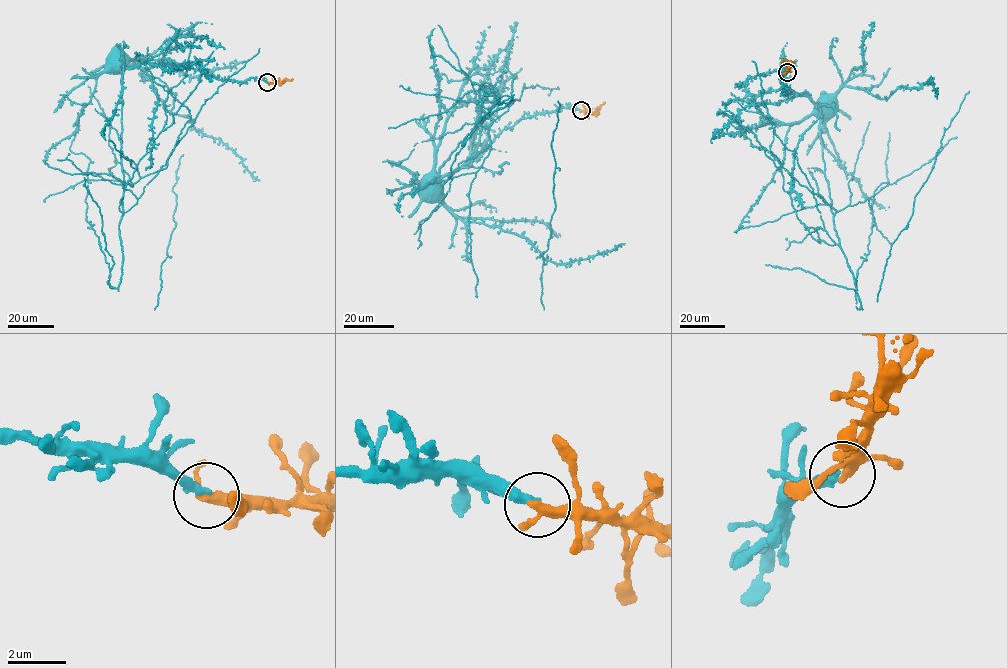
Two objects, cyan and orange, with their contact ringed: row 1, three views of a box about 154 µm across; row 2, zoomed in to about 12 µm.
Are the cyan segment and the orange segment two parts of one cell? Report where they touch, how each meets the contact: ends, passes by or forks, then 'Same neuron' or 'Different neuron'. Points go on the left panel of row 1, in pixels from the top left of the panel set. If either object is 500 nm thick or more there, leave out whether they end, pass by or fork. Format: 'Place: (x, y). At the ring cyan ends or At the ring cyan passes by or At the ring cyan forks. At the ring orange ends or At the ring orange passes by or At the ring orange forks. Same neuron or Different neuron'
Place: (267, 82). At the ring cyan ends. At the ring orange passes by. Same neuron

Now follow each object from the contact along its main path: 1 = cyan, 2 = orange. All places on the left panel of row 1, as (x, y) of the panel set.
1: (267, 82), (250, 77), (240, 81), (222, 79), (165, 62), (142, 68), (124, 59)
2: (266, 82), (281, 83), (292, 78)

